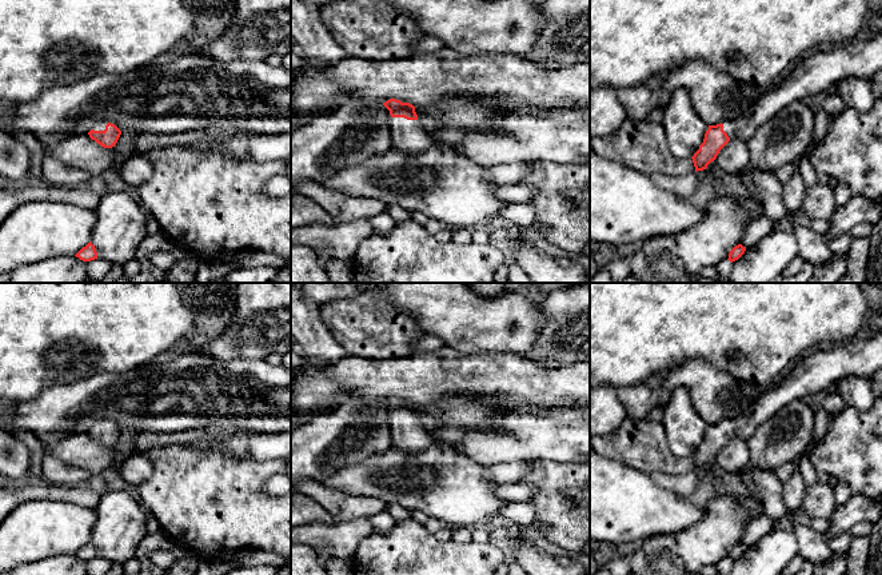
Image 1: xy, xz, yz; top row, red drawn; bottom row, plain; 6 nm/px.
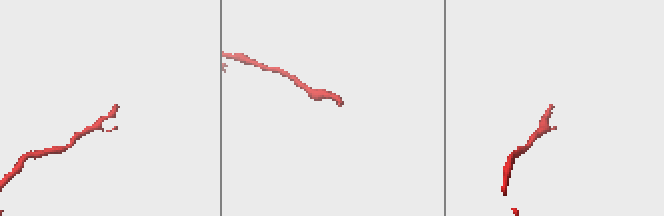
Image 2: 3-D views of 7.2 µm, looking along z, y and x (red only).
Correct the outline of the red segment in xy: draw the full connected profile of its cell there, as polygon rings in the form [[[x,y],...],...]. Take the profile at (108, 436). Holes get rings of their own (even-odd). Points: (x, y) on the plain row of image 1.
[[[100,420],[89,431],[89,436],[104,447],[112,447],[117,442],[121,430],[112,422]]]

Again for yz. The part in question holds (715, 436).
[[[882,330],[863,332],[847,343],[818,347],[815,352],[801,358],[778,383],[762,391],[747,416],[709,424],[703,442],[691,456],[695,471],[706,468],[731,438],[747,440],[785,404],[827,392],[849,376],[870,380],[881,368]]]

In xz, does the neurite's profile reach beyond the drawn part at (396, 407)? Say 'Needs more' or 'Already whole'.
Needs more

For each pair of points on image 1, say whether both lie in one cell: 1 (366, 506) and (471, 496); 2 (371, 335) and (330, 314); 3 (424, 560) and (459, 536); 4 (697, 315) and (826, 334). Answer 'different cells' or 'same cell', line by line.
1: different cells
2: same cell
3: different cells
4: same cell

